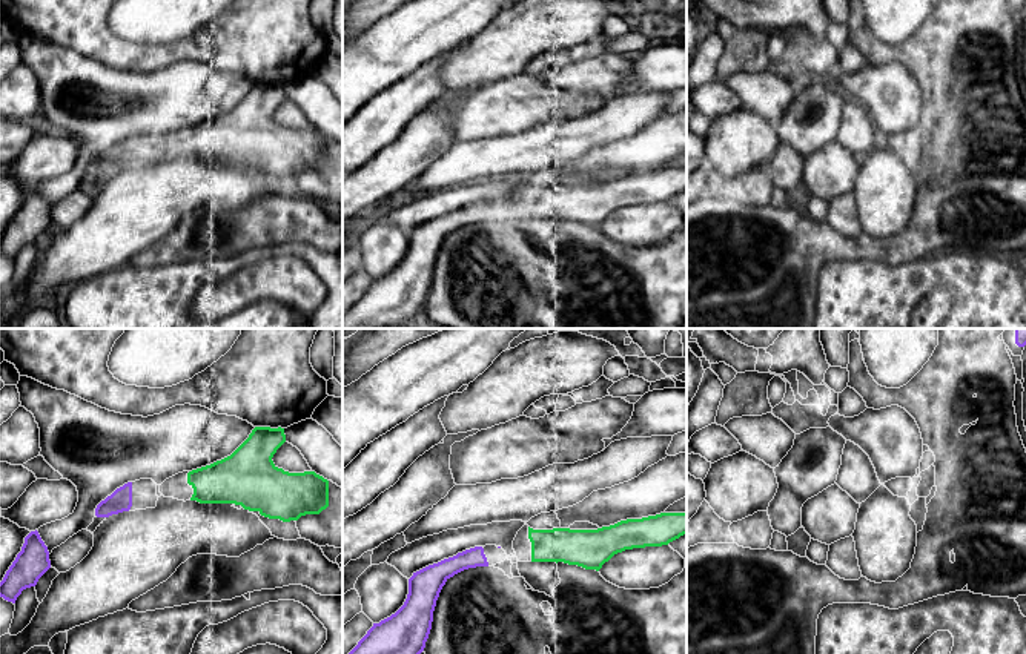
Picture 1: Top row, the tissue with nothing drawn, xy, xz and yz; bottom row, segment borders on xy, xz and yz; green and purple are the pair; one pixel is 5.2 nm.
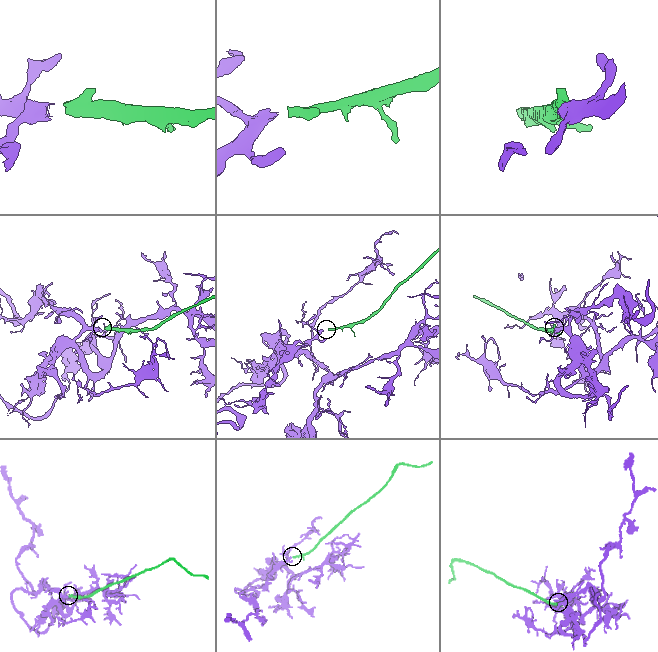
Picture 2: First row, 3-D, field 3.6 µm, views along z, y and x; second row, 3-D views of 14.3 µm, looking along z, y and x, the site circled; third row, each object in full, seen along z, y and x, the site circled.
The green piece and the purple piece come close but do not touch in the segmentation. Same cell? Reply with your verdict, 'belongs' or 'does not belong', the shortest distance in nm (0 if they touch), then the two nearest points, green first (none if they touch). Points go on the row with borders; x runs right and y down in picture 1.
belongs; gap 160 nm; span xz (529, 538), (499, 547)

